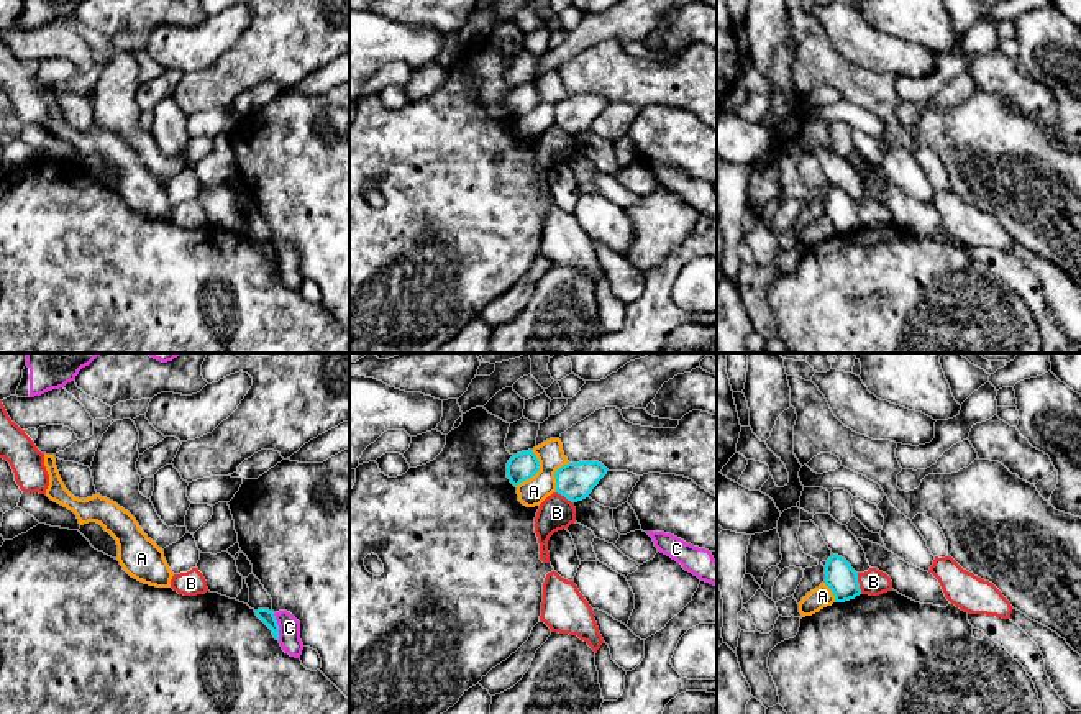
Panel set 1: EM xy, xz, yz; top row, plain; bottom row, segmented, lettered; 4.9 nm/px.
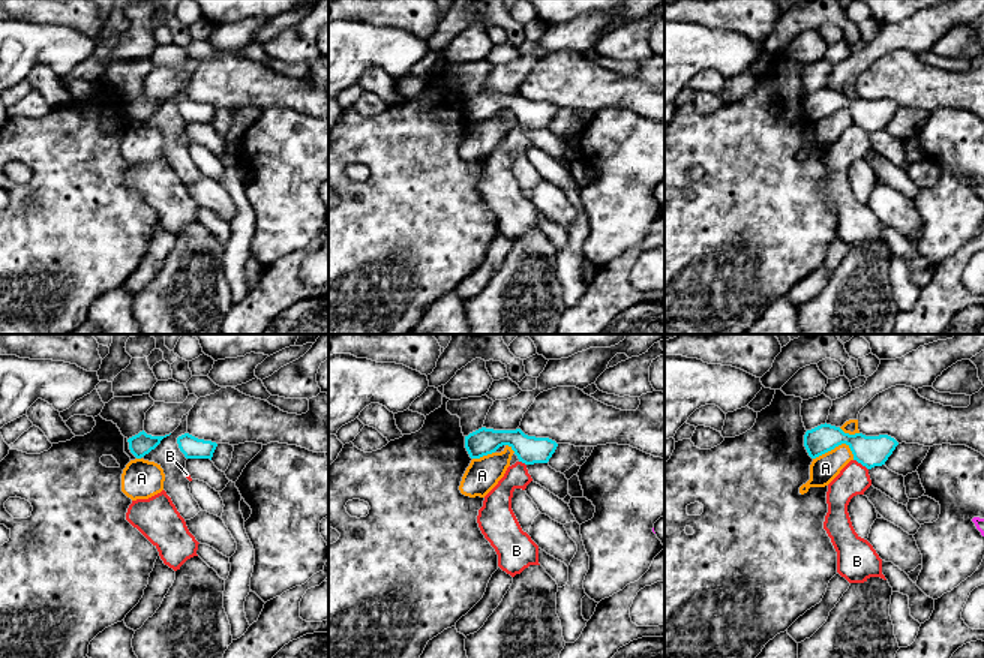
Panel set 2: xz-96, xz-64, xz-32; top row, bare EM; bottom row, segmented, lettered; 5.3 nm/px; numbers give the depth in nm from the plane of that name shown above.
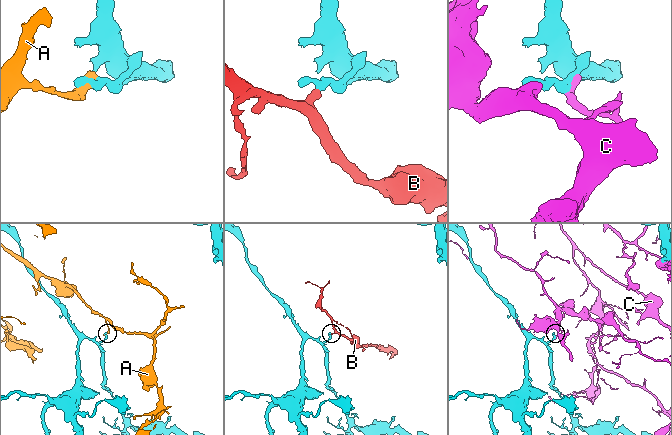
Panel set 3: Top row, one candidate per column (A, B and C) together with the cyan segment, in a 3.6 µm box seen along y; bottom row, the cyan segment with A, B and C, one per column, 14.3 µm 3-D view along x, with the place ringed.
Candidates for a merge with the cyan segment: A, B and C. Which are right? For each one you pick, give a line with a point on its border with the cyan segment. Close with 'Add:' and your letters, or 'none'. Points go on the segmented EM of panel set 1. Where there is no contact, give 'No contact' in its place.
Add: none

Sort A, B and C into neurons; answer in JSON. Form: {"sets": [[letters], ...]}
{"sets": [["A"], ["B"], ["C"]]}

